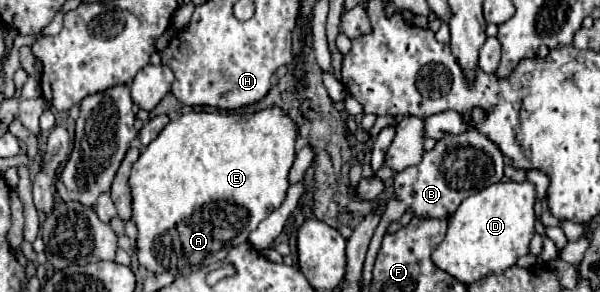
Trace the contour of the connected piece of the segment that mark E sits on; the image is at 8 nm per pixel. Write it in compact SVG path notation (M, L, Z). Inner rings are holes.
M267 108L255 114L237 114L237 112L189 112L169 122L161 134L141 152L139 160L131 168L129 188L133 202L133 222L137 226L137 260L143 268L155 274L167 272L163 260L155 256L155 240L163 232L171 232L175 224L183 224L187 216L195 216L203 204L215 204L211 200L227 200L227 204L239 204L247 208L247 228L257 228L267 214L281 206L285 200L289 182L287 174L295 160L295 124L283 116L281 108Z

